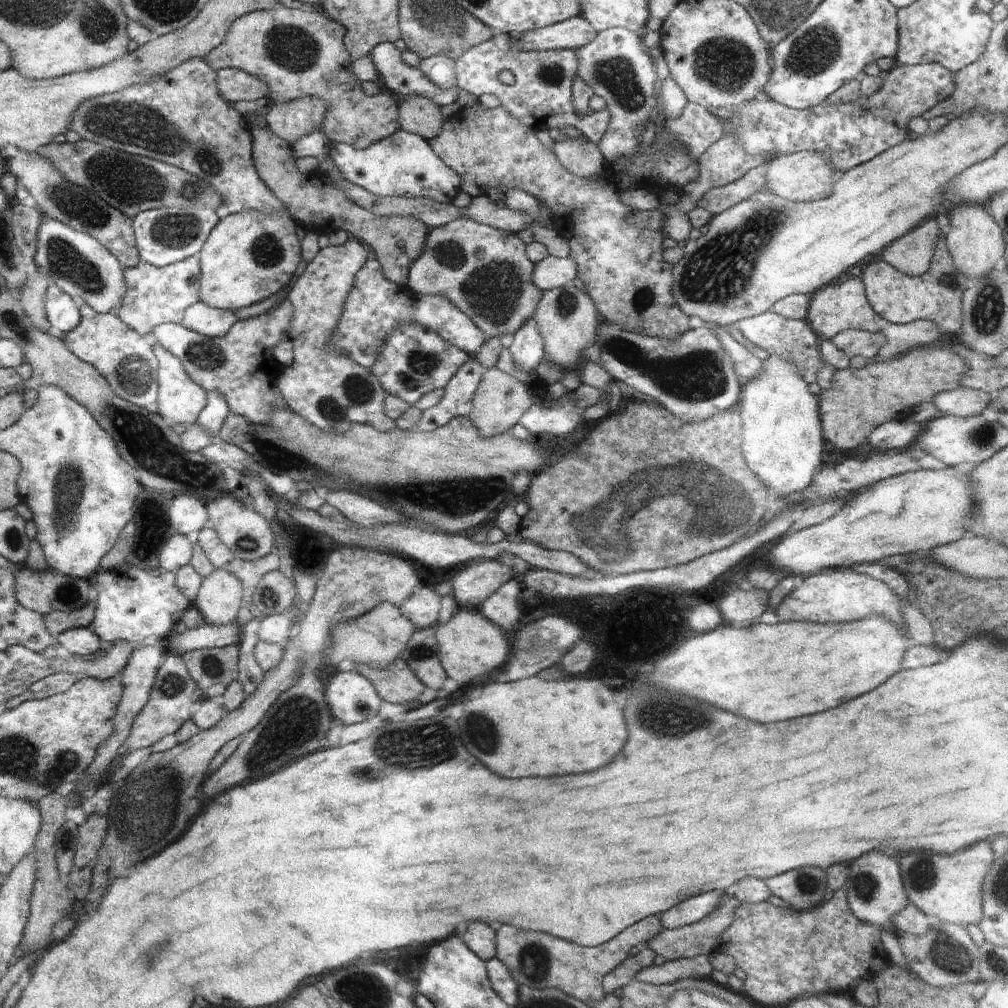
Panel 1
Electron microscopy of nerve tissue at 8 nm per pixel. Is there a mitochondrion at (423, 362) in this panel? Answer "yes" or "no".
yes

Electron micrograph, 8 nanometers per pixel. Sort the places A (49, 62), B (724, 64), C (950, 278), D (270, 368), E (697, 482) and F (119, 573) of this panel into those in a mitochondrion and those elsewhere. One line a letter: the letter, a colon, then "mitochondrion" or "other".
A: other
B: mitochondrion
C: mitochondrion
D: other
E: mitochondrion
F: other

